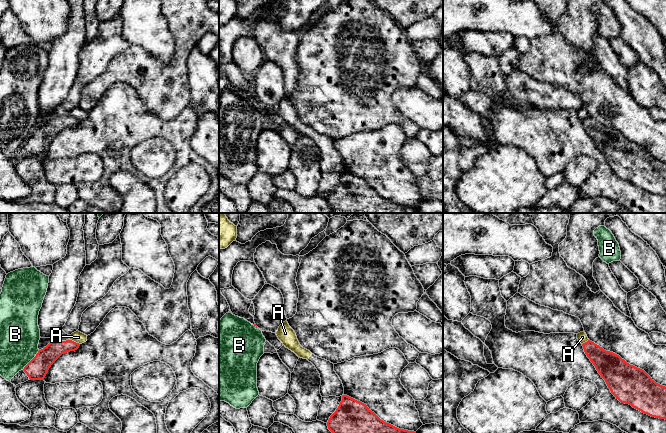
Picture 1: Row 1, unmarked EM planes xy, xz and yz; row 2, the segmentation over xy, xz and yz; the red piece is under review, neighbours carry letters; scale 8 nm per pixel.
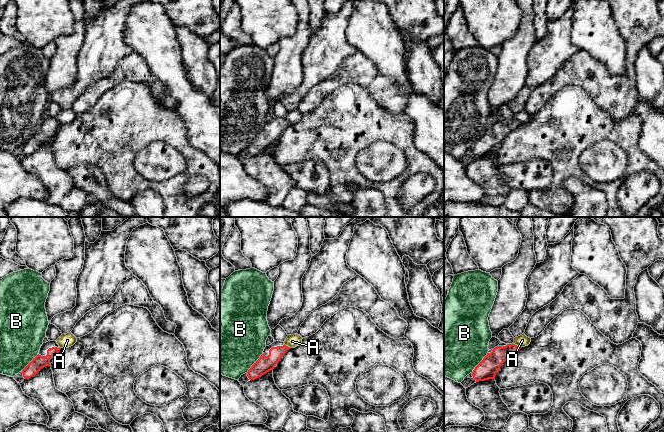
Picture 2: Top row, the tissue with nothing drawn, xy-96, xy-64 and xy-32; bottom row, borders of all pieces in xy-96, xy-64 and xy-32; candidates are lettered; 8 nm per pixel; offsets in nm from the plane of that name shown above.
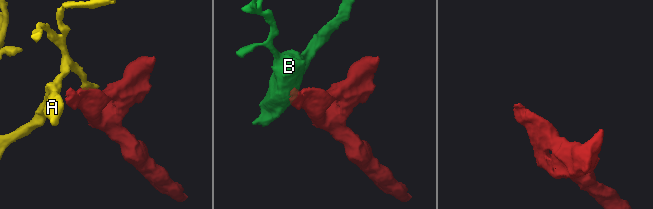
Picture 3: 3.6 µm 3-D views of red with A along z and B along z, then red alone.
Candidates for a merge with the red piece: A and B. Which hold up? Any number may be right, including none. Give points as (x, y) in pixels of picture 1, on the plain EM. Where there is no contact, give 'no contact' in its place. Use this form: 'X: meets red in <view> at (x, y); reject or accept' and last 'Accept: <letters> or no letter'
A: meets red in xy at (75, 118); reject
B: meets red in xy at (31, 136); reject
Accept: no letter

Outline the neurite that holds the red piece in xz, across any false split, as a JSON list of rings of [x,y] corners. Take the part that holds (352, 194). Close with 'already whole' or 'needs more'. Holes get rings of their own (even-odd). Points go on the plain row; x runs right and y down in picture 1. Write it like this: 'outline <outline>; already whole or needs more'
outline [[[347,171],[342,172],[327,202],[336,213],[416,213],[416,208],[384,198],[366,180]]]; already whole

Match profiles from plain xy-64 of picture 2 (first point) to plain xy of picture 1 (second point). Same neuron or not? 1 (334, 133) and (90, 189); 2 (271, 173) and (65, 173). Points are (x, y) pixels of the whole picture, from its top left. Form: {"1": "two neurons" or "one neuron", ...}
{"1": "one neuron", "2": "two neurons"}

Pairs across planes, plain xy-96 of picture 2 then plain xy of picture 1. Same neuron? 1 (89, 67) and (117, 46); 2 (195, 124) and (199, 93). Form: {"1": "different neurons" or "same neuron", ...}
{"1": "same neuron", "2": "different neurons"}

